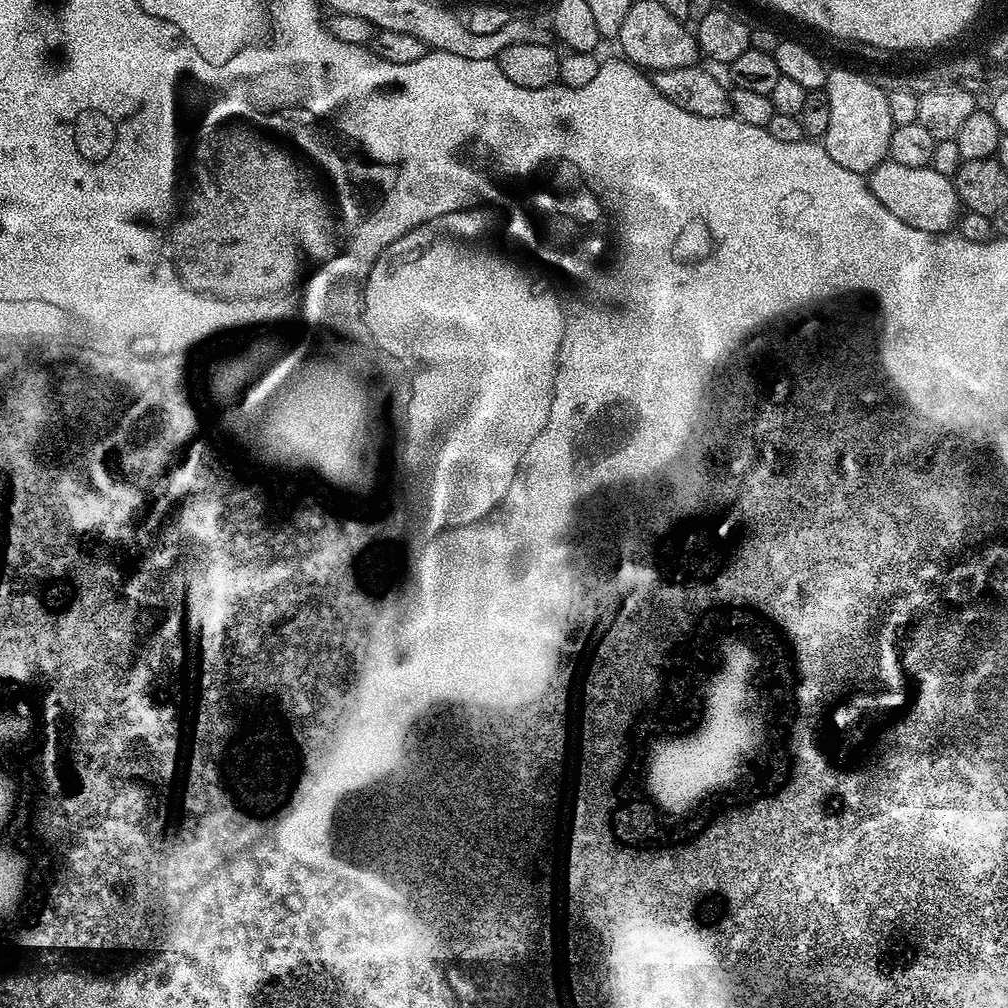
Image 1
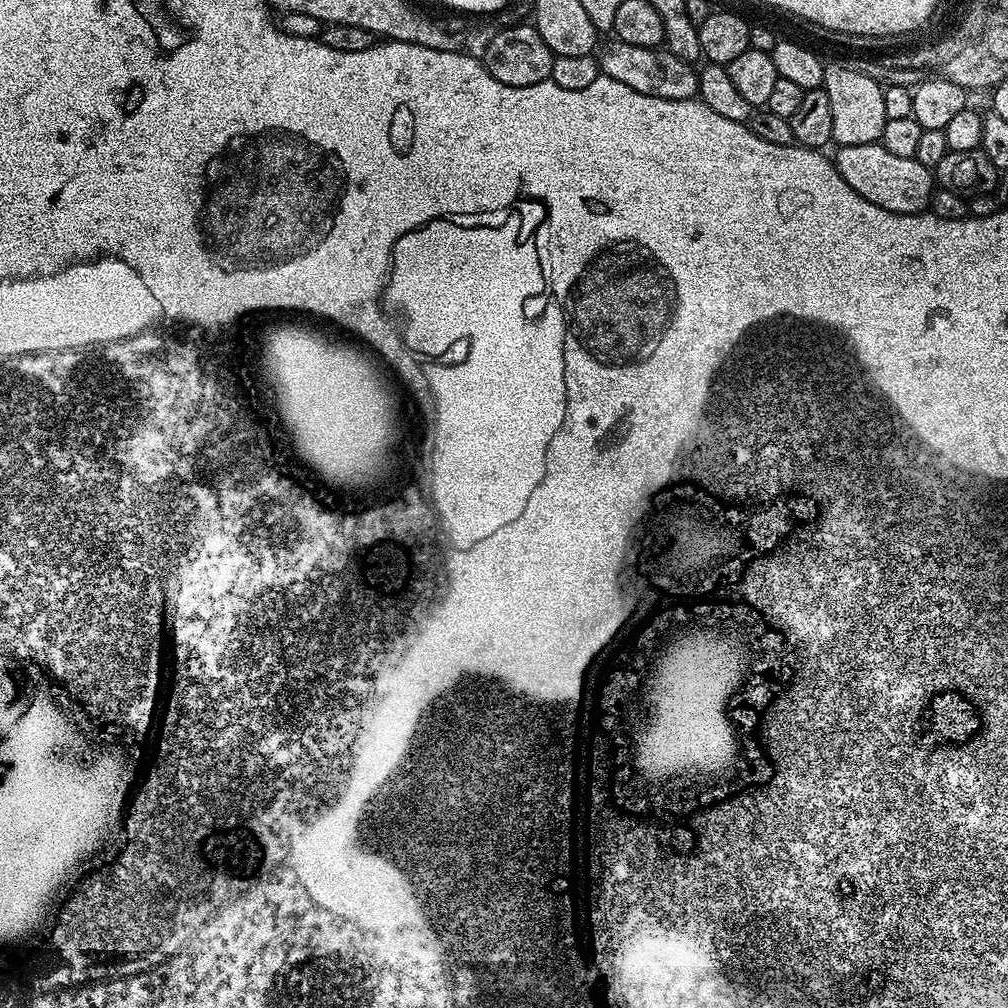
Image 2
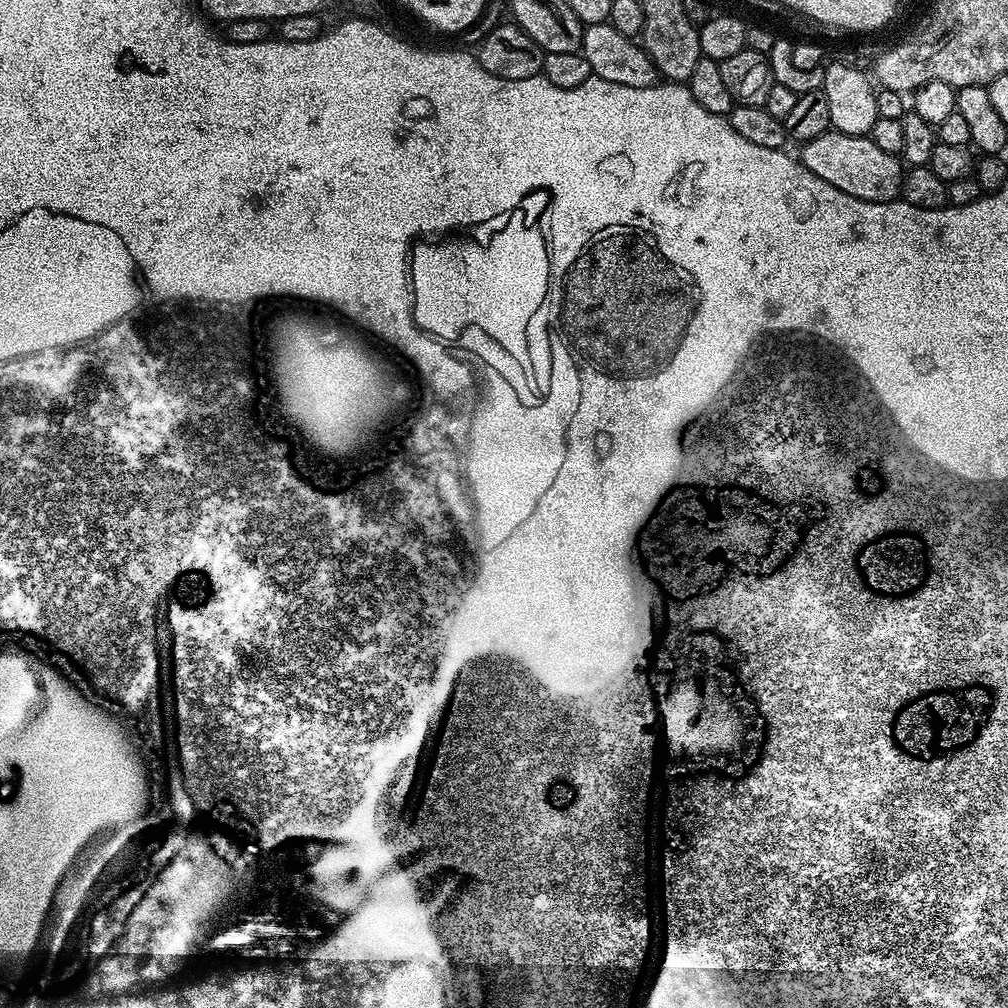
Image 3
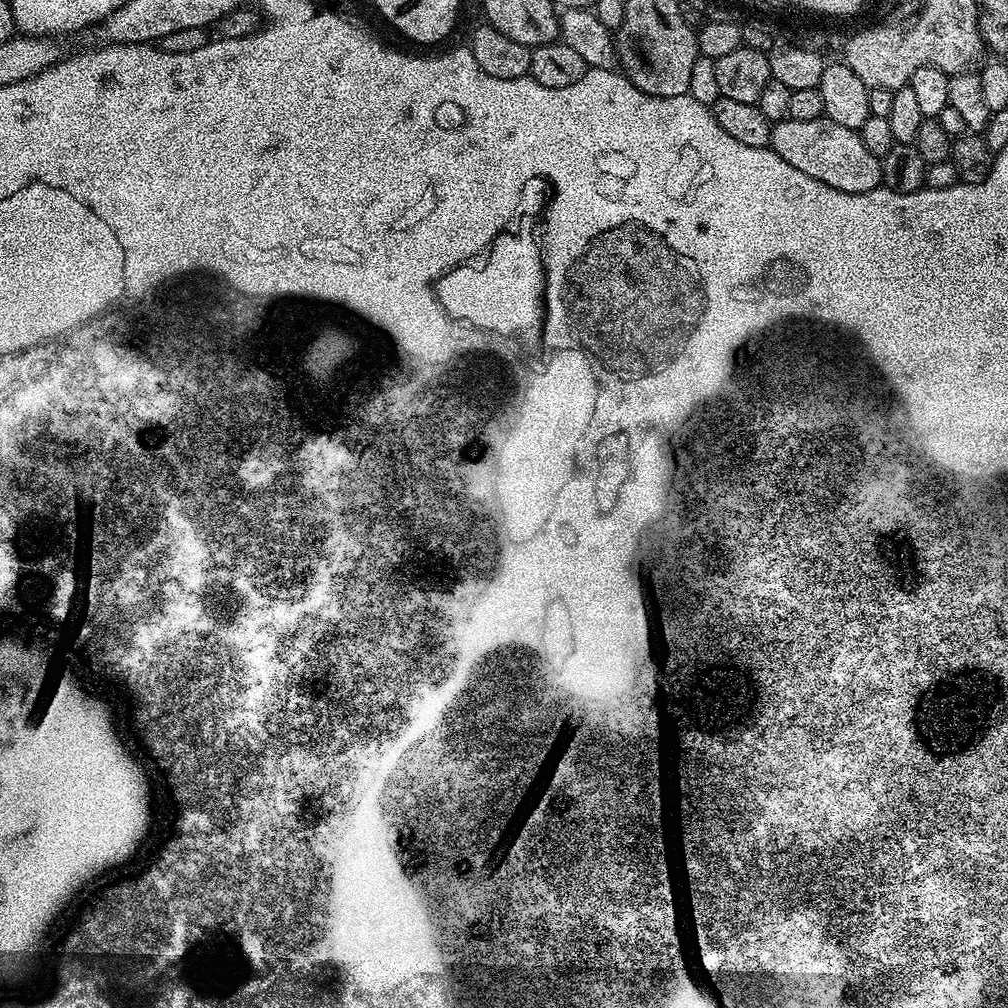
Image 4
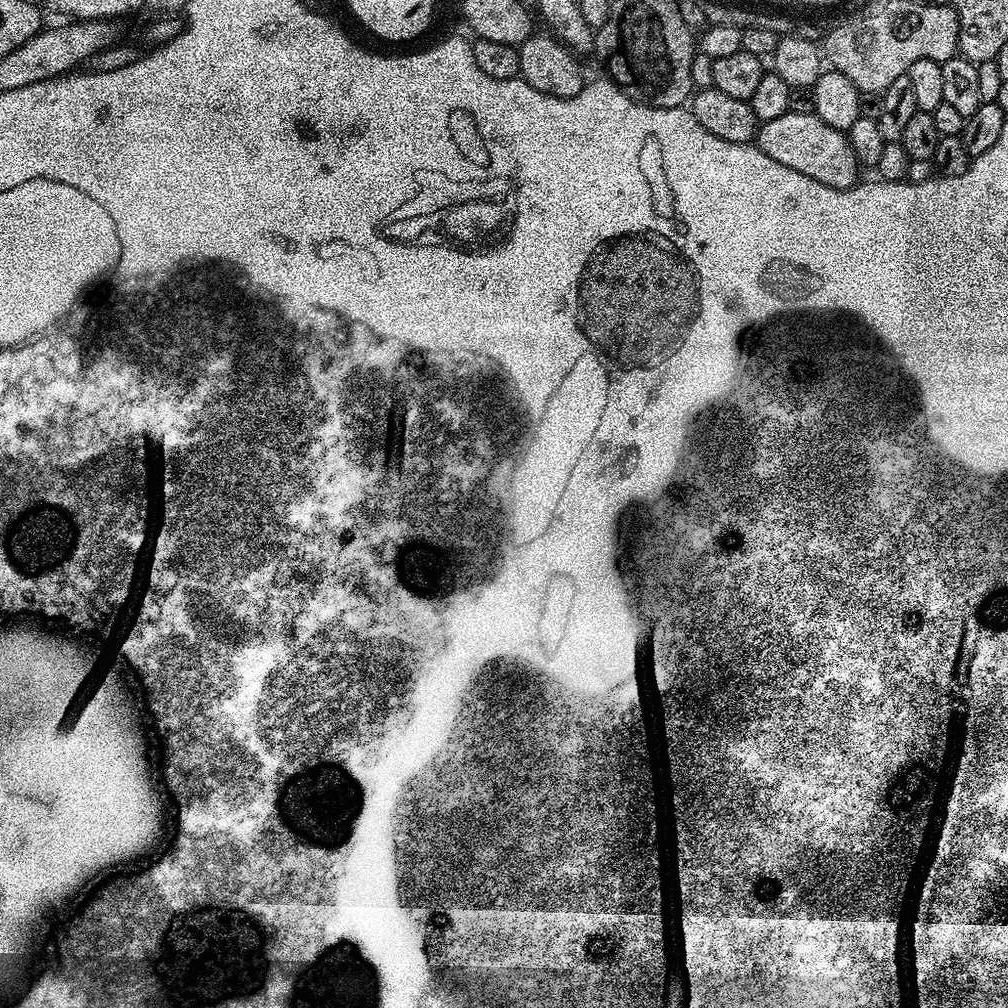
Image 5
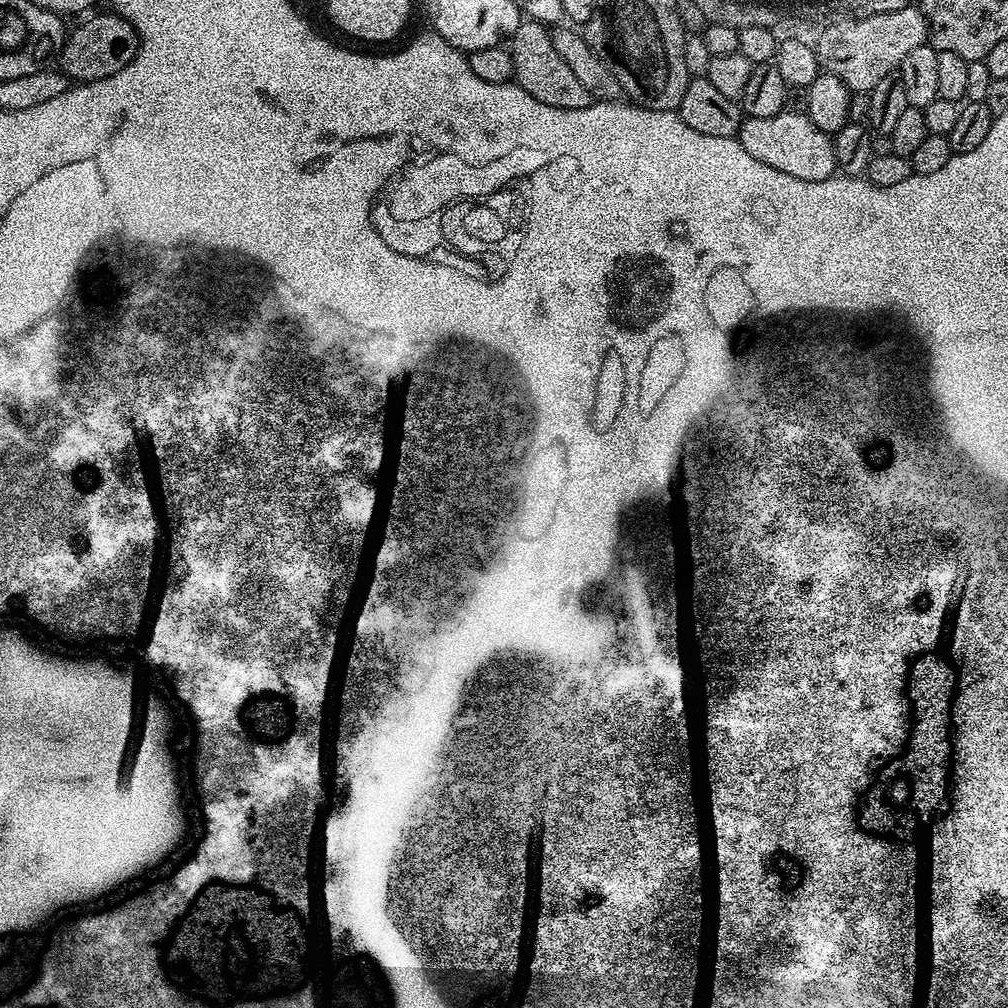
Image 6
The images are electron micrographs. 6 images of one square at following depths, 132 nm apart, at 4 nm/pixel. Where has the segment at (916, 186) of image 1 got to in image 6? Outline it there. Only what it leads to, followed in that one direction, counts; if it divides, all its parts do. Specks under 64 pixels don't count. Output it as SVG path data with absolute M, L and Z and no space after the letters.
M785 110L774 118L747 117L741 123L738 139L746 154L758 158L758 162L766 162L766 166L774 166L774 170L782 170L782 174L790 174L790 178L822 182L837 175L832 136L818 130L803 112Z

